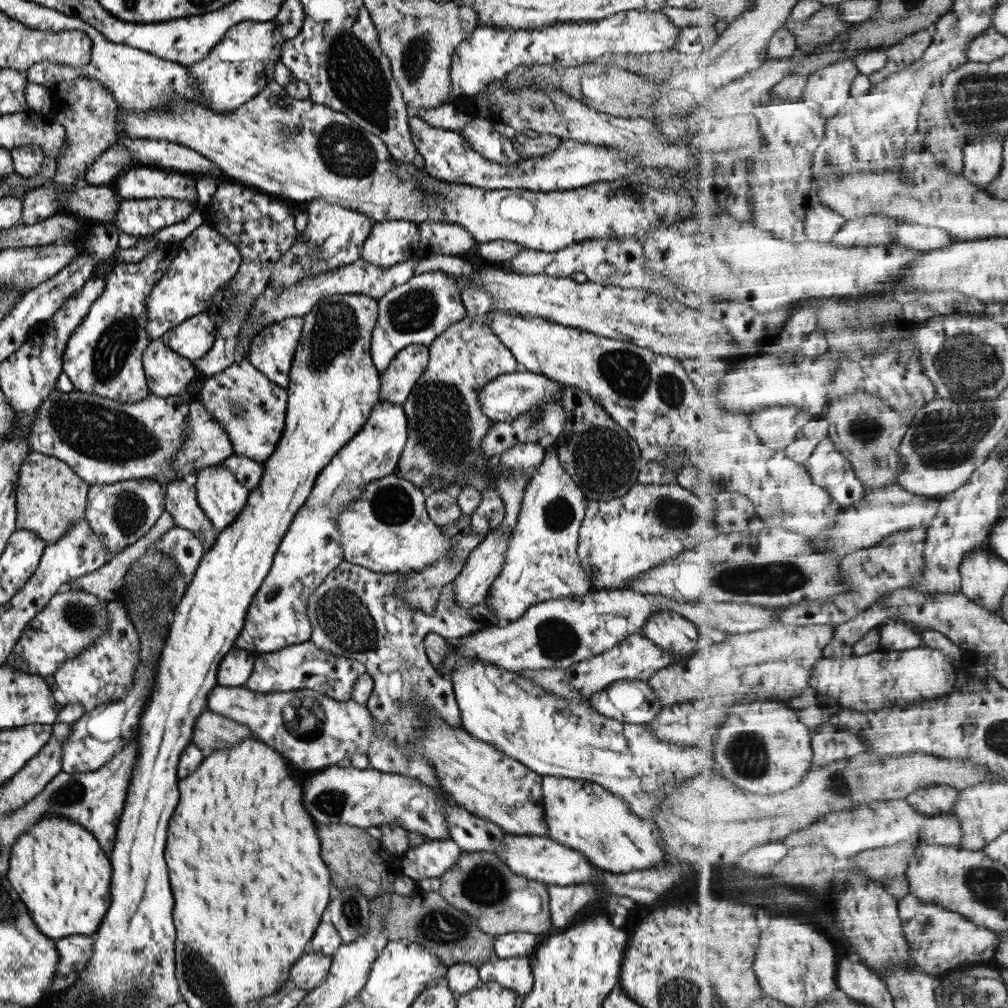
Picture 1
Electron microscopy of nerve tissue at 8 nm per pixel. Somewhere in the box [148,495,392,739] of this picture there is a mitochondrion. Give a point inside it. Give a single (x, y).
(344, 617)

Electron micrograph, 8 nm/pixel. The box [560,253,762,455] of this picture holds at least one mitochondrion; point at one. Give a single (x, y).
(627, 373)

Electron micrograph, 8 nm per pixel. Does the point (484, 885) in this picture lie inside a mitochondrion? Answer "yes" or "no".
yes

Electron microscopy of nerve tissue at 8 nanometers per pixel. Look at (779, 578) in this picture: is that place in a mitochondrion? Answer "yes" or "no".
yes

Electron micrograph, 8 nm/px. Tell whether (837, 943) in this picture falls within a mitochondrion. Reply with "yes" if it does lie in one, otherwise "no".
no

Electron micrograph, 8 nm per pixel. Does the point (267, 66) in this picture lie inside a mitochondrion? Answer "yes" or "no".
no

